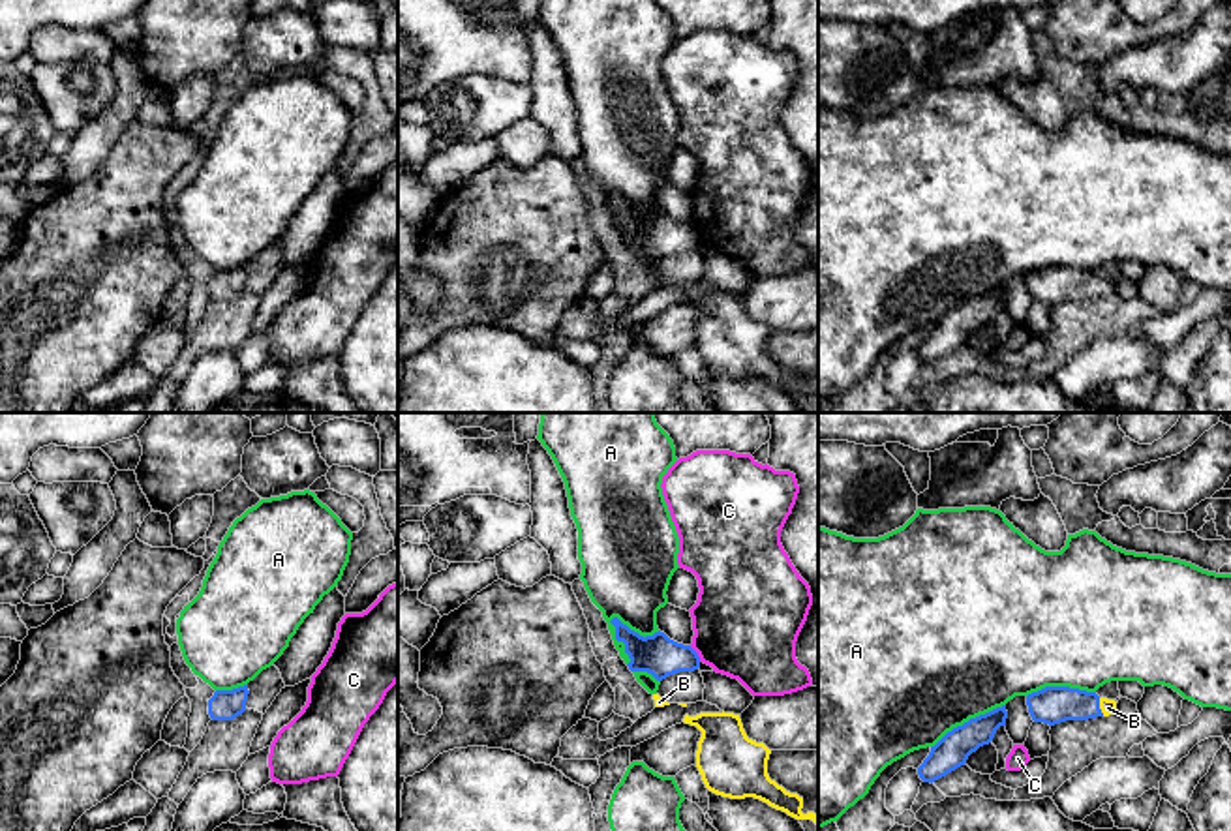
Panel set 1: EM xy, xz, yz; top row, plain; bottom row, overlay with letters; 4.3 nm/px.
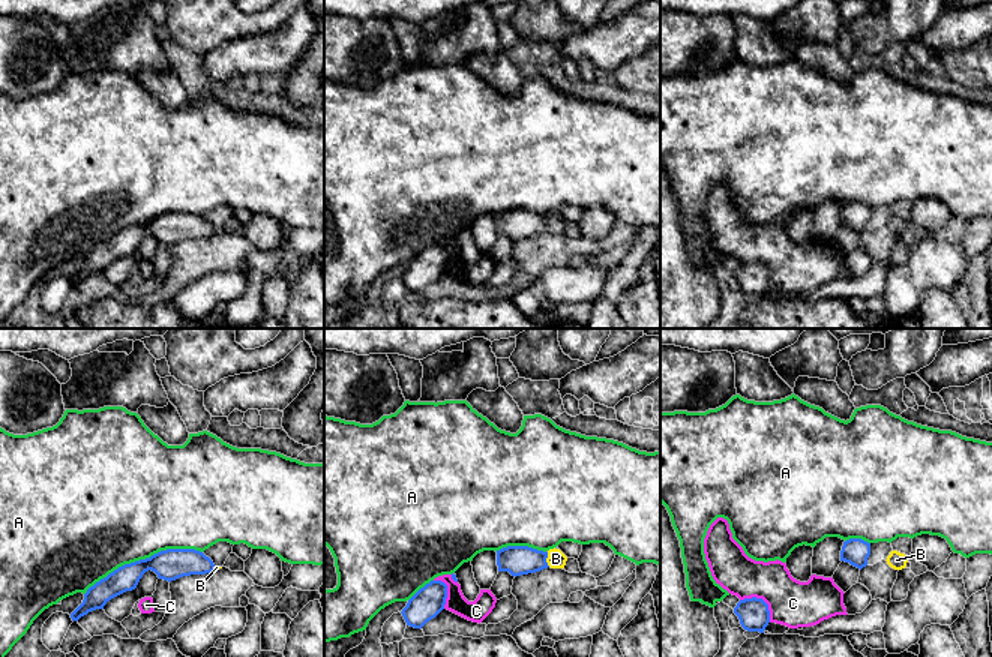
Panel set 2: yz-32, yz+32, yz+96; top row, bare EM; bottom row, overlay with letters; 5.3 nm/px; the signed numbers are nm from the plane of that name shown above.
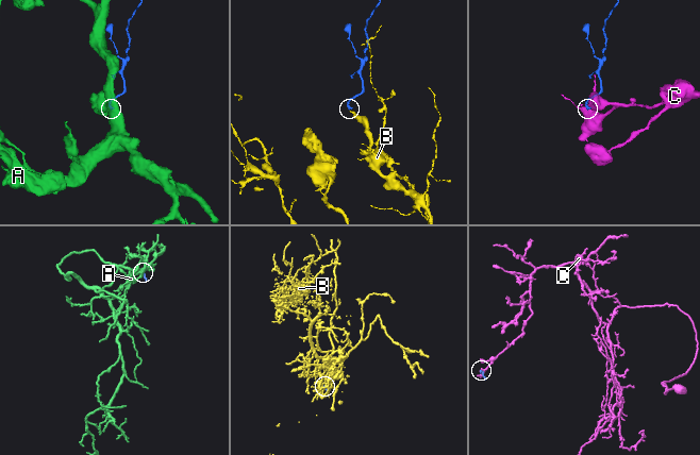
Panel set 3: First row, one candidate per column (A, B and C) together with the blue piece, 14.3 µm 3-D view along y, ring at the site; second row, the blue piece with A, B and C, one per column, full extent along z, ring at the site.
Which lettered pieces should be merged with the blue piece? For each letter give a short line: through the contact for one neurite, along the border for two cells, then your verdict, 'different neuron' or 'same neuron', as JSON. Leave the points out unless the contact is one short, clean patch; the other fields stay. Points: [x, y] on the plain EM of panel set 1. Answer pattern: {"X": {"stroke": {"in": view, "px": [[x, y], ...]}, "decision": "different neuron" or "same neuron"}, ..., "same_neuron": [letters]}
{"A": {"decision": "different neuron"}, "B": {"stroke": {"in": "yz", "px": [[1051, 286], [1098, 287], [1108, 287]]}, "decision": "same neuron"}, "C": {"decision": "different neuron"}, "same_neuron": ["B"]}

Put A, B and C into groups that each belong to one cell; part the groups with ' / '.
A / B / C

